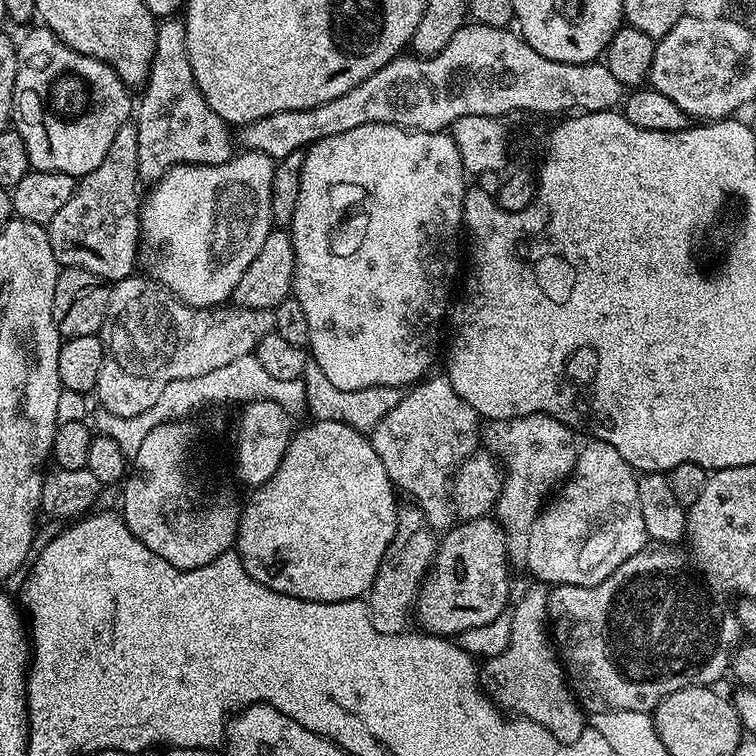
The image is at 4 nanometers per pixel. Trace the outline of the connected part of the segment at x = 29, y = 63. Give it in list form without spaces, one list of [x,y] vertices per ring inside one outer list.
[[[43,26],[29,27],[25,34],[25,41],[19,44],[16,49],[18,54],[18,78],[14,78],[14,110],[12,111],[12,124],[18,134],[22,136],[22,140],[26,142],[26,154],[30,158],[32,168],[37,172],[61,172],[62,174],[70,174],[74,177],[82,177],[90,174],[90,170],[94,170],[102,162],[102,158],[106,158],[106,154],[110,150],[110,142],[114,142],[114,134],[118,134],[118,130],[122,125],[129,123],[130,117],[134,112],[134,96],[130,93],[129,85],[122,82],[122,78],[110,66],[106,66],[104,62],[98,62],[96,58],[90,58],[86,54],[78,54],[76,50],[70,50],[70,46],[66,46],[59,40],[55,34]]]

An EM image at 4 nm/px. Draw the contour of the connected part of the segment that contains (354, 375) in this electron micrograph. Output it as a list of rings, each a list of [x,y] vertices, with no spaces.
[[[363,124],[362,126],[354,126],[354,130],[346,130],[343,134],[334,134],[330,138],[322,138],[304,152],[304,161],[300,171],[300,185],[298,186],[298,206],[294,206],[294,218],[290,225],[294,258],[296,259],[296,274],[292,277],[292,292],[295,300],[302,306],[302,310],[306,314],[306,323],[310,326],[310,338],[307,347],[310,349],[311,359],[320,367],[322,374],[326,374],[326,378],[330,378],[330,382],[334,386],[338,386],[338,390],[362,390],[370,386],[394,386],[403,389],[405,386],[415,385],[429,375],[428,367],[431,366],[432,359],[436,356],[436,347],[439,344],[441,347],[442,344],[442,336],[440,340],[440,323],[443,320],[445,323],[450,312],[448,295],[451,294],[452,283],[456,280],[456,255],[462,252],[462,229],[464,227],[464,205],[466,203],[464,179],[466,179],[466,173],[462,166],[462,158],[458,154],[458,146],[447,131],[437,133],[413,132],[407,128],[399,128],[397,124]]]

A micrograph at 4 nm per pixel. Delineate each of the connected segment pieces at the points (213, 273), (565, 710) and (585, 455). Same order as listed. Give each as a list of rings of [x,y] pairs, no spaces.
[[[261,152],[241,153],[221,164],[176,164],[149,187],[152,189],[148,197],[145,195],[142,200],[140,240],[156,255],[151,275],[192,308],[223,305],[238,286],[238,278],[246,274],[246,266],[254,262],[258,250],[274,231],[270,190],[276,161]]]
[[[540,582],[533,585],[533,588],[528,588],[521,594],[517,604],[515,601],[511,605],[508,620],[509,644],[497,656],[483,661],[482,687],[493,704],[517,717],[532,720],[545,728],[558,742],[573,744],[578,742],[578,738],[582,738],[586,727],[586,713],[581,708],[580,701],[572,695],[558,649],[550,635],[549,589]]]
[[[595,438],[587,442],[589,444],[585,448],[583,445],[576,453],[571,476],[559,485],[555,495],[541,508],[528,531],[526,568],[536,575],[537,581],[548,586],[598,586],[598,582],[606,582],[606,578],[610,578],[626,558],[638,554],[649,543],[646,526],[642,523],[642,506],[638,502],[637,473],[628,465],[626,458],[614,450],[614,446]]]

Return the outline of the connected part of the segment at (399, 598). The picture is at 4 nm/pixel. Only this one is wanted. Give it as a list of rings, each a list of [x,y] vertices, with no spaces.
[[[401,507],[396,513],[396,533],[382,558],[382,566],[378,568],[372,590],[366,597],[374,630],[391,636],[409,631],[408,620],[410,624],[414,616],[416,595],[420,593],[420,585],[424,583],[424,577],[436,559],[437,533],[428,525],[420,508],[408,507]]]

